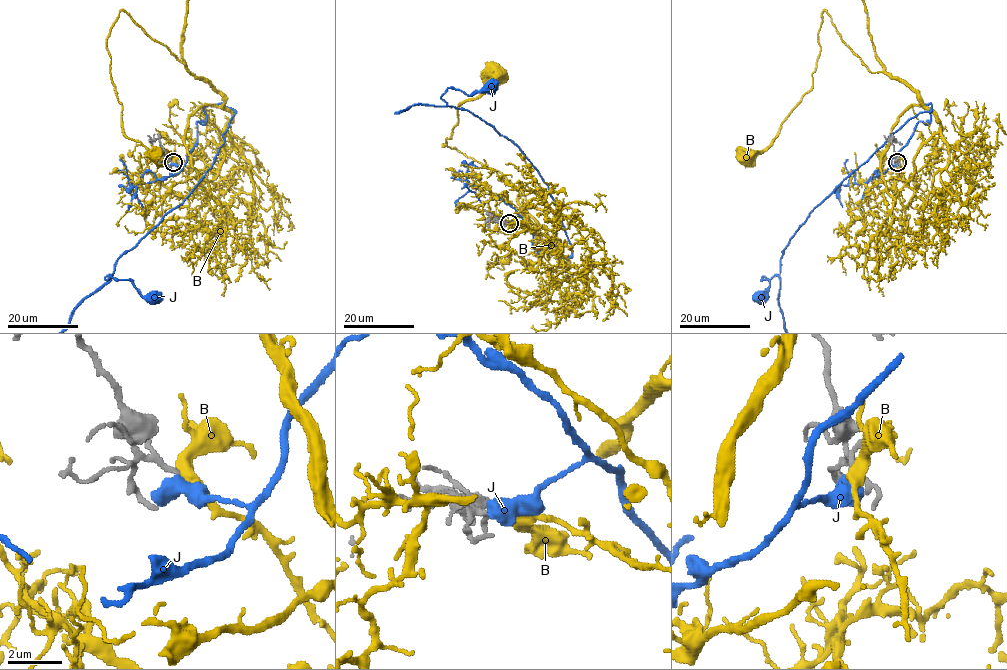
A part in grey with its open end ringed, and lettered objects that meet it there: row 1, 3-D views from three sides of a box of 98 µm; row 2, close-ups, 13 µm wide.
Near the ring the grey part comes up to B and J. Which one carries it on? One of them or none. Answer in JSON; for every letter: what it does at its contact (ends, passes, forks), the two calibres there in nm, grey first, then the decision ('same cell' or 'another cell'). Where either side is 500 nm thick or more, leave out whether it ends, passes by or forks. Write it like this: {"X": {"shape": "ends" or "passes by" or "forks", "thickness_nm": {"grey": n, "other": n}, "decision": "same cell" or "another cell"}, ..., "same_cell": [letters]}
{"B": {"shape": "passes by", "thickness_nm": {"grey": 200, "other": 440}, "decision": "same cell"}, "J": {"shape": "passes by", "thickness_nm": {"grey": 220, "other": 480}, "decision": "another cell"}, "same_cell": ["B"]}

